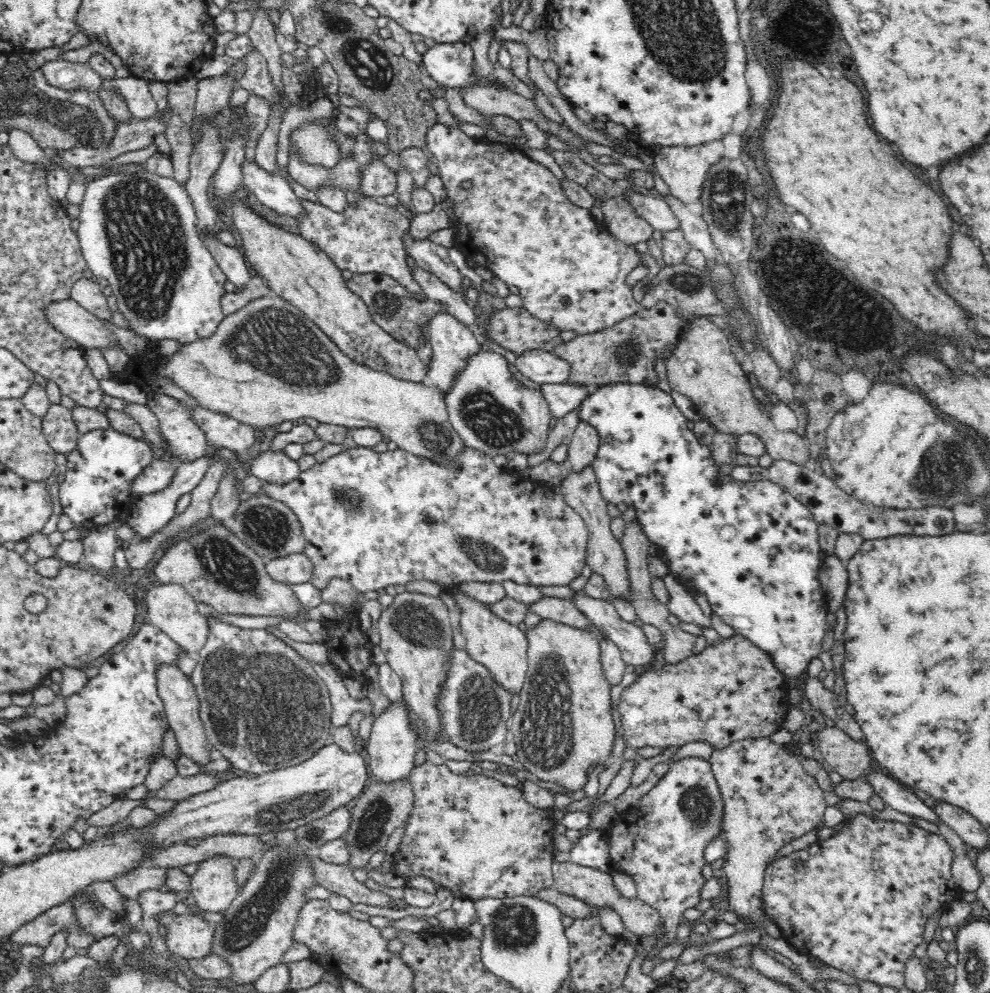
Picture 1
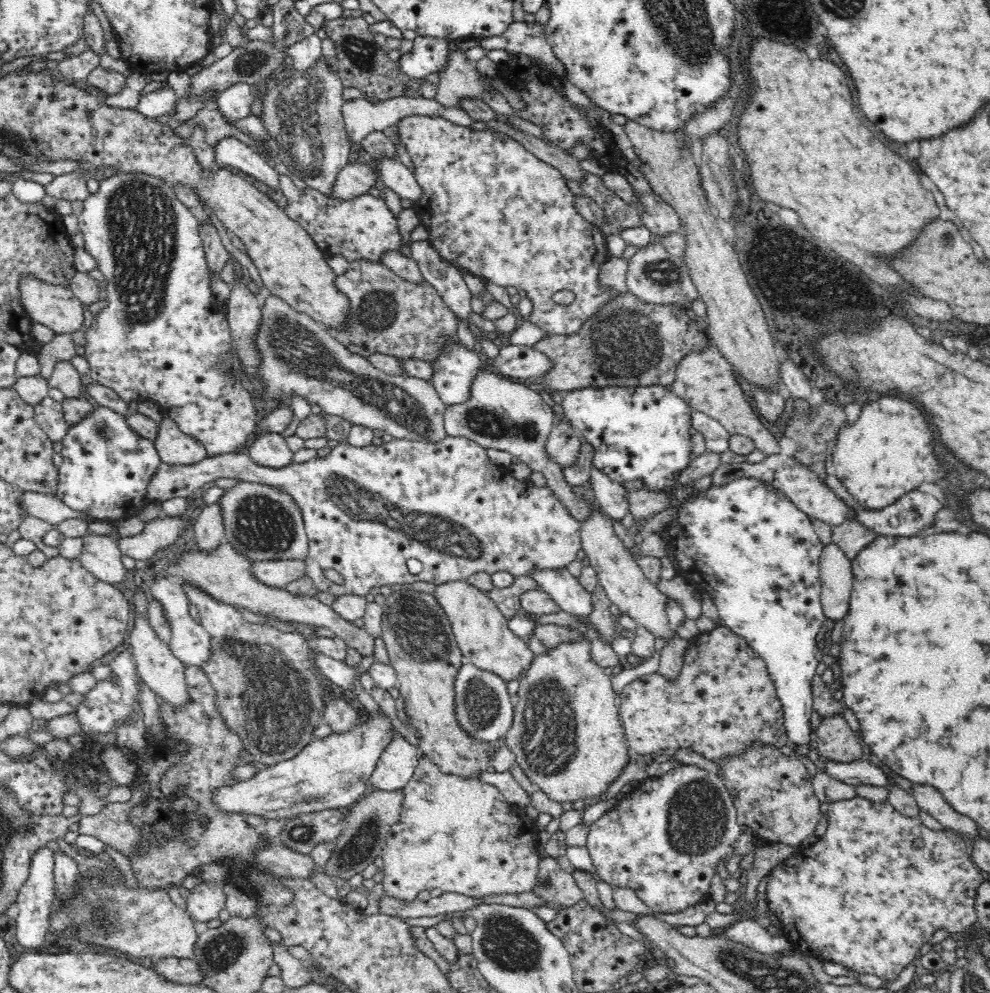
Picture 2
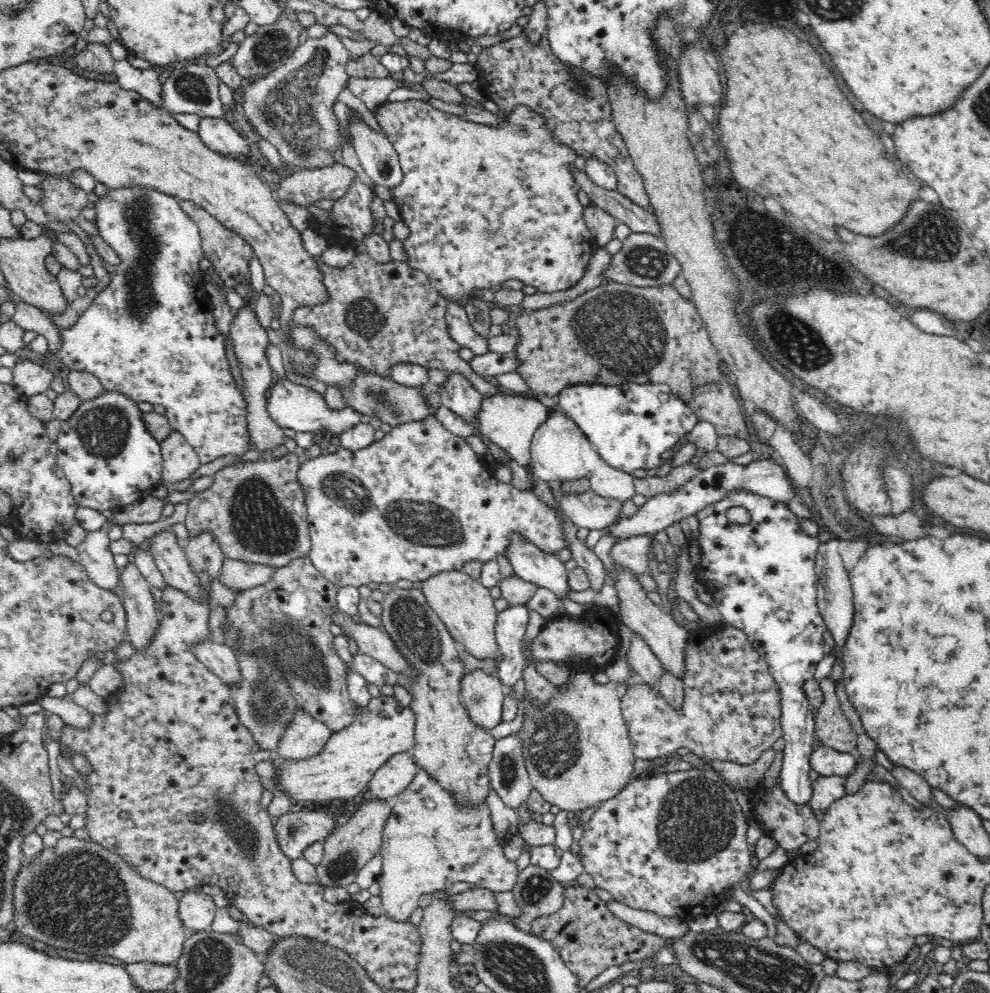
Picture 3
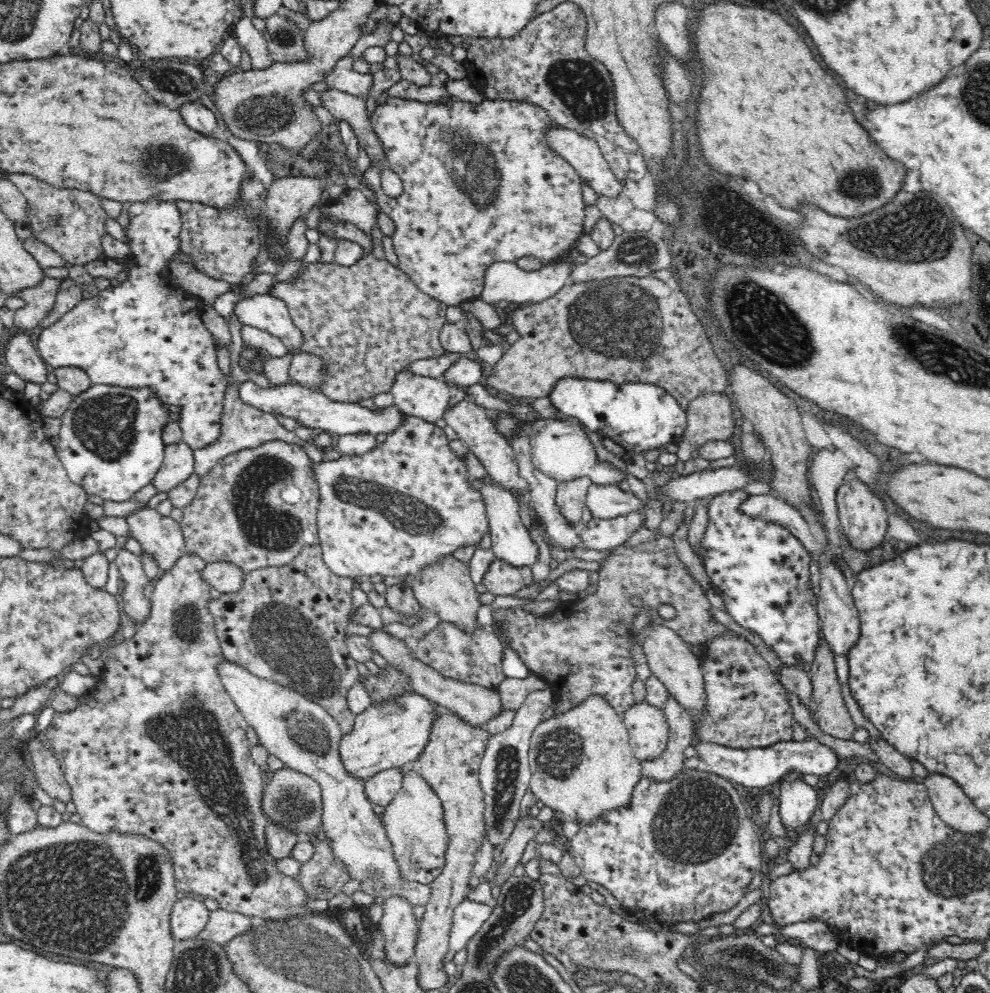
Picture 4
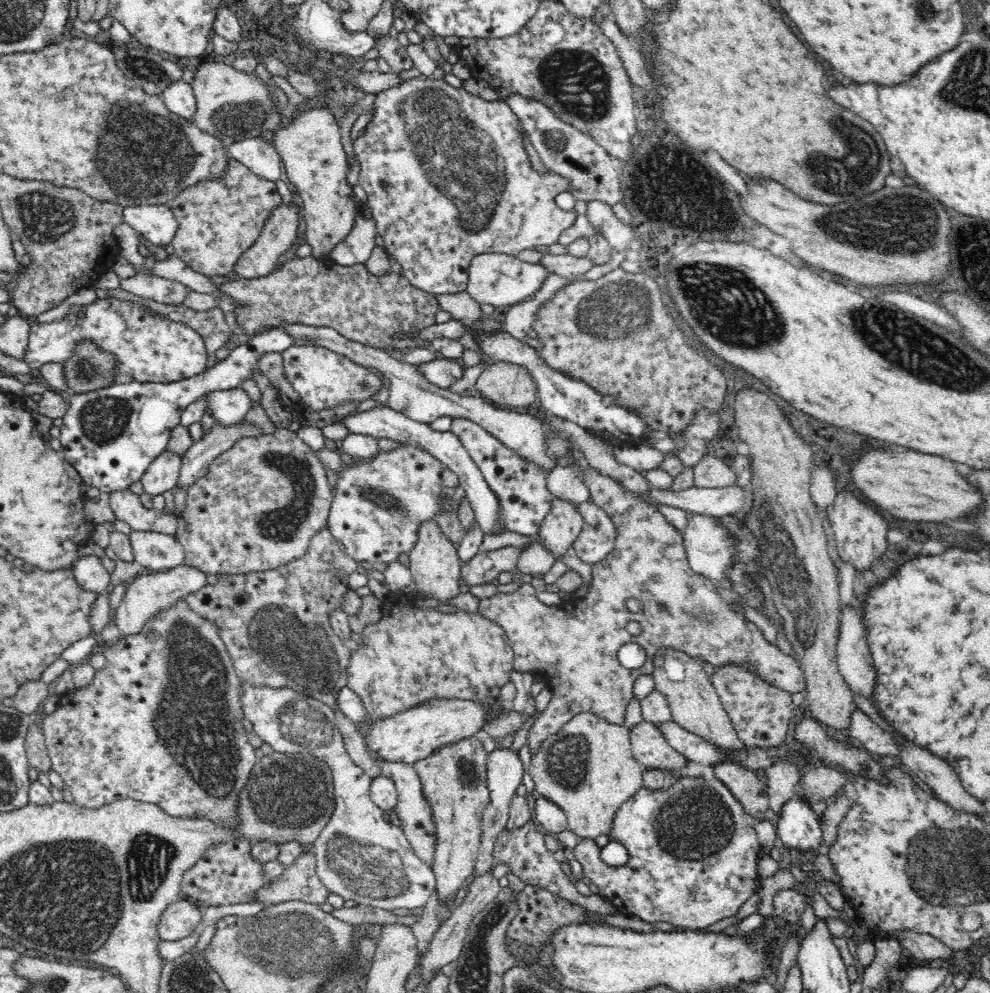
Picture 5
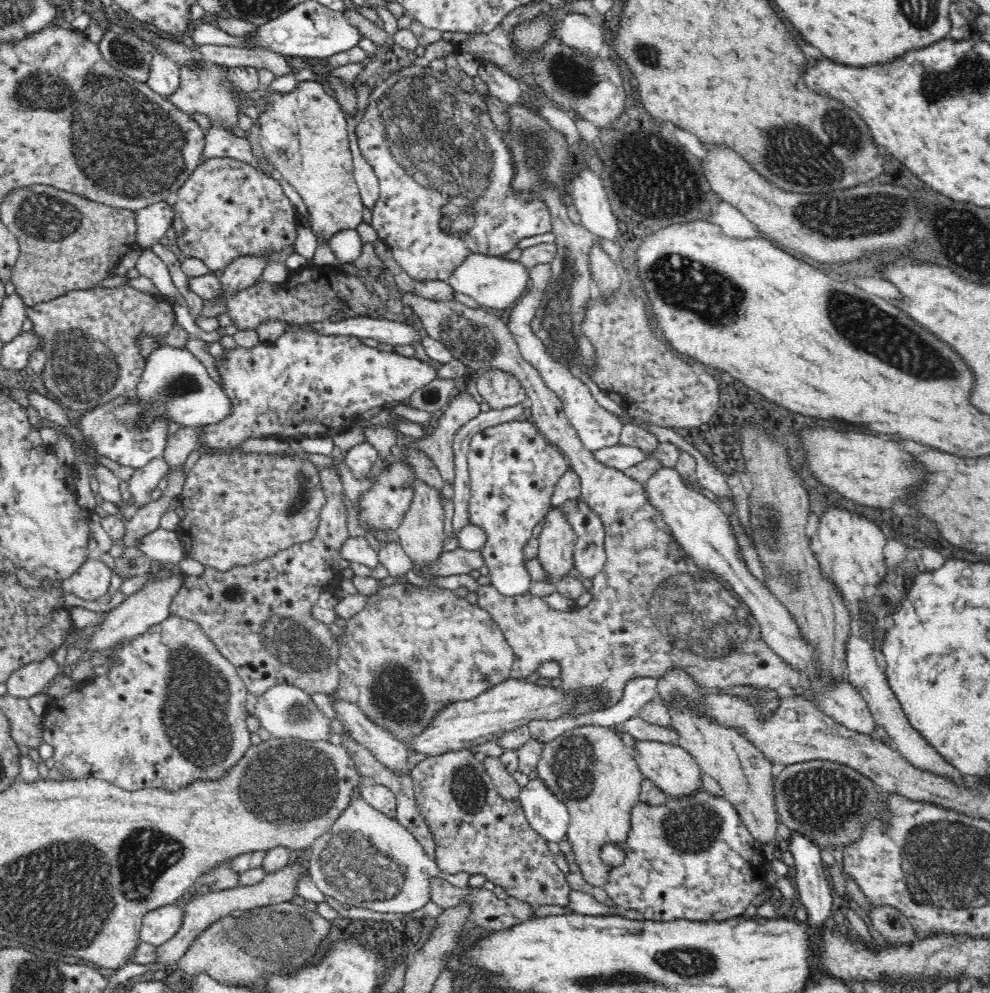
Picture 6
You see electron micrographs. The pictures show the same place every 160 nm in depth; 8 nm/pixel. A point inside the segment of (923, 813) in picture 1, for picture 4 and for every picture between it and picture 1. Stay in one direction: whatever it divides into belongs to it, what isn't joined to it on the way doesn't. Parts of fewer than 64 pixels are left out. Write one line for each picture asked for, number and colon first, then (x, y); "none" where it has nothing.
2: (860, 772)
3: (826, 761)
4: (759, 767)

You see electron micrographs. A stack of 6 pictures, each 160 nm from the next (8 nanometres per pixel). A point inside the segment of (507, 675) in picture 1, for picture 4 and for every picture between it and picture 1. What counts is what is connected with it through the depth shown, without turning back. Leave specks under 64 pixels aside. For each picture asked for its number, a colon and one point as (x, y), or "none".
2: (481, 631)
3: (464, 604)
4: (446, 589)

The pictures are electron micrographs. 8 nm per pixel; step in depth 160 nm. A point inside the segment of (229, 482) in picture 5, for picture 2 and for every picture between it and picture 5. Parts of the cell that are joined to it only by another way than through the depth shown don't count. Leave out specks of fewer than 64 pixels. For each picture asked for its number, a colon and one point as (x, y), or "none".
2: (263, 523)
3: (256, 510)
4: (257, 507)

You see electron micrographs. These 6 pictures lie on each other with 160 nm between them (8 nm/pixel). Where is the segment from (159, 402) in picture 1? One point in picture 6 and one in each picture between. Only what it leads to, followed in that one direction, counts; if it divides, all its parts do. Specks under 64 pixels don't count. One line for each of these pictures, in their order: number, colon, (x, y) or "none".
2: (173, 446)
3: (180, 460)
4: (178, 464)
5: (163, 474)
6: (143, 481)

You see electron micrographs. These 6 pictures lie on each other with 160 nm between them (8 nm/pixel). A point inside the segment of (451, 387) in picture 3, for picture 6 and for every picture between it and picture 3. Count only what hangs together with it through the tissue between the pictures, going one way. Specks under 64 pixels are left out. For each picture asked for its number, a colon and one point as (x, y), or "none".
4: (472, 422)
5: (521, 488)
6: (512, 467)

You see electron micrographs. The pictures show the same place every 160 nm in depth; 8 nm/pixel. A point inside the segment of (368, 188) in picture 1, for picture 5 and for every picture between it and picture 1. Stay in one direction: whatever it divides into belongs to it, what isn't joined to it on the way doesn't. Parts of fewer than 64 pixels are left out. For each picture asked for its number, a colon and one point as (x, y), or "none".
2: (356, 179)
3: (304, 187)
4: (288, 199)
5: (279, 232)

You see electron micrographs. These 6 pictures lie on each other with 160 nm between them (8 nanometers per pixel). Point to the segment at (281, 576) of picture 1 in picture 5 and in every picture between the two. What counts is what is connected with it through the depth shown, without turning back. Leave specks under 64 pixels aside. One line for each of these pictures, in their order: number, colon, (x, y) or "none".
2: (277, 573)
3: (239, 575)
4: (227, 577)
5: (147, 594)

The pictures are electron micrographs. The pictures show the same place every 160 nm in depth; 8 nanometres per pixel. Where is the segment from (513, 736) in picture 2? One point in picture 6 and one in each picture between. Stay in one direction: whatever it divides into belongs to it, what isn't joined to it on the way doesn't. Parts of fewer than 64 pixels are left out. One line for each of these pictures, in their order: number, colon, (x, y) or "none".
3: (577, 751)
4: (582, 764)
5: (587, 768)
6: (589, 768)

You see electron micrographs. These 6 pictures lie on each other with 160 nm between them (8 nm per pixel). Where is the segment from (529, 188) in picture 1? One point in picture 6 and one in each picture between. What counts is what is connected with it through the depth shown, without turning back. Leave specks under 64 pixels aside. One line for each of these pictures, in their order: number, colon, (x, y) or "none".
2: (492, 208)
3: (485, 205)
4: (481, 184)
5: (450, 160)
6: (446, 192)

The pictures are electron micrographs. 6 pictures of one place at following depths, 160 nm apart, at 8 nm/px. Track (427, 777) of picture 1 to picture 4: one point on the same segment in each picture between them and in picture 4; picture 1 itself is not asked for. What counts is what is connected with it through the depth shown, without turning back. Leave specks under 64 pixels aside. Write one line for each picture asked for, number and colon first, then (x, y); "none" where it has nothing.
2: (458, 834)
3: (430, 841)
4: (414, 821)

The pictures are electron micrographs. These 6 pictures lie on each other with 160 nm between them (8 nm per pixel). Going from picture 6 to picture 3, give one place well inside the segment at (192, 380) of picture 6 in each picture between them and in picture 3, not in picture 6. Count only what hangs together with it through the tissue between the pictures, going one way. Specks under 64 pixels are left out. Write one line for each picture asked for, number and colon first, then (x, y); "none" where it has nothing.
3: (293, 406)
4: (310, 408)
5: (229, 407)

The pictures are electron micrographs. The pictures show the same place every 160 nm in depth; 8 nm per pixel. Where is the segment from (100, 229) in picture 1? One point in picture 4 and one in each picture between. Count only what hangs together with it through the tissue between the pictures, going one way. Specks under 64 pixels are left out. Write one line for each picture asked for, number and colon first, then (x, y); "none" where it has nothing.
2: (161, 334)
3: (150, 335)
4: (147, 332)

